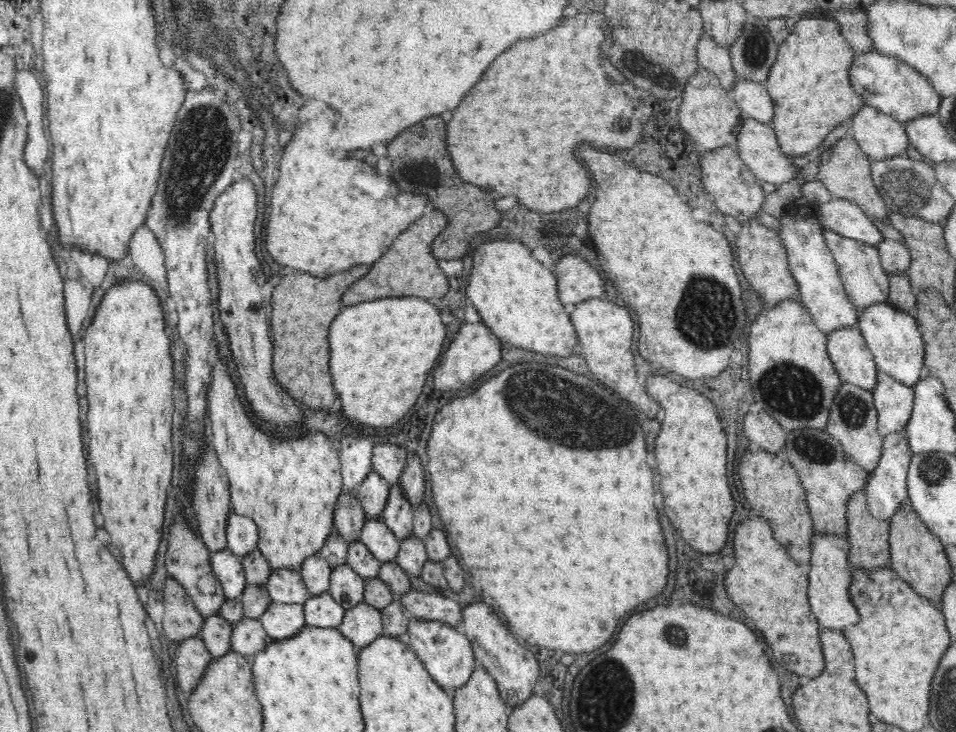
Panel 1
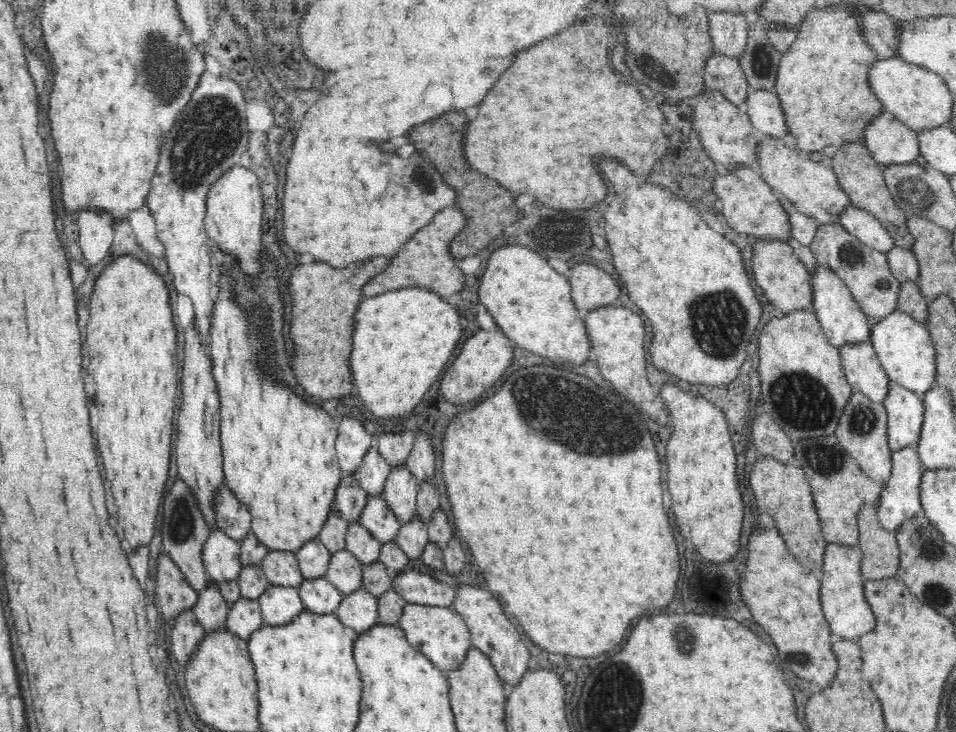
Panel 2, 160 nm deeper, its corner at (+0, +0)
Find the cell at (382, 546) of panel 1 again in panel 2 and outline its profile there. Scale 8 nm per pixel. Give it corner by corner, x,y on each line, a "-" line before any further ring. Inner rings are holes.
384,494
368,497
360,516
359,522
374,535
376,540
381,543
395,540
401,522
387,505

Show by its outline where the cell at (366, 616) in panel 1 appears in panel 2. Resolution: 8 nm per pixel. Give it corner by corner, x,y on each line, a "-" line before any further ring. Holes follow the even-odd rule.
362,587
342,598
335,615
343,625
346,624
362,634
377,624
377,602
377,597

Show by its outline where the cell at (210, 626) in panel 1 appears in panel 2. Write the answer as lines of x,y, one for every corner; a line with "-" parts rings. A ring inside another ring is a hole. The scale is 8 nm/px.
209,575
206,586
198,592
198,600
192,609
205,632
212,632
225,626
229,604
219,591
217,582

